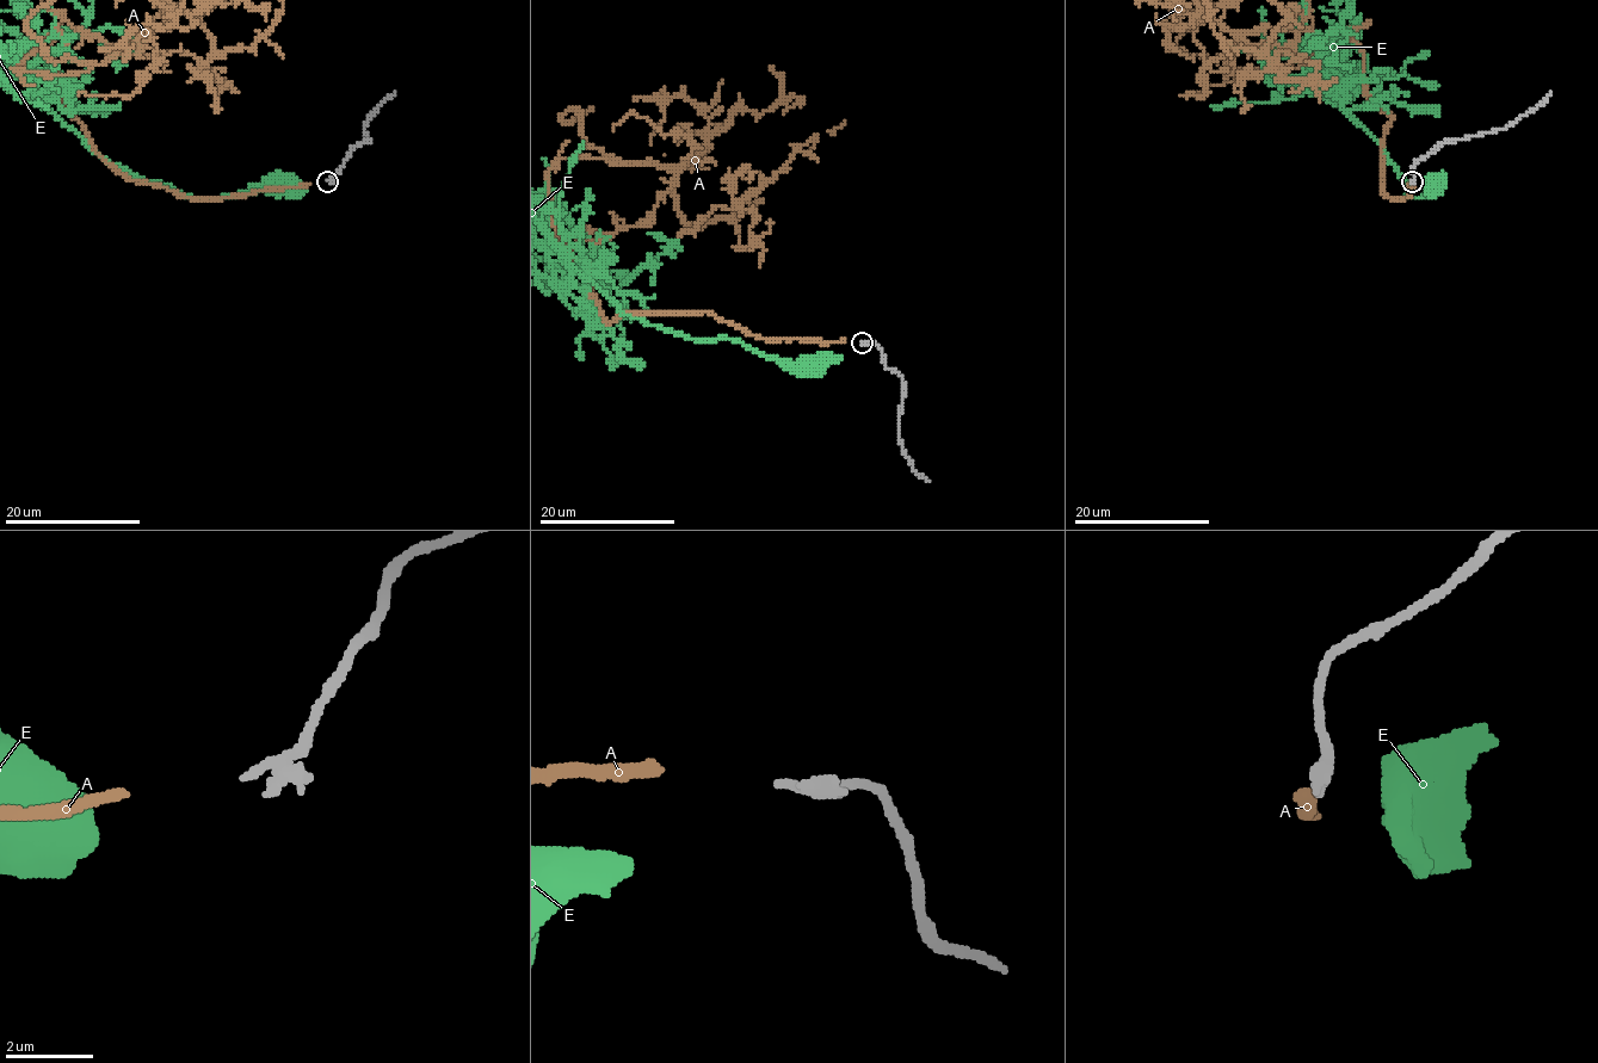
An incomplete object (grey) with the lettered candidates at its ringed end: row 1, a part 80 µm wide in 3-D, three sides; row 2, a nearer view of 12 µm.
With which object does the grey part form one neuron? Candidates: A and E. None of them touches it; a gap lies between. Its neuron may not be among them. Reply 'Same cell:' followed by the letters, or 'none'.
Same cell: A

